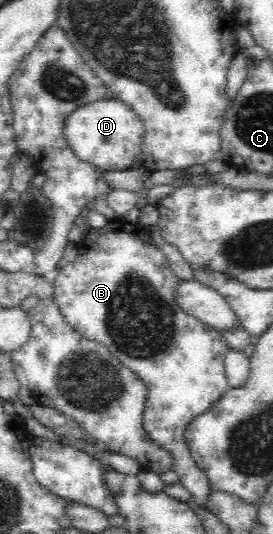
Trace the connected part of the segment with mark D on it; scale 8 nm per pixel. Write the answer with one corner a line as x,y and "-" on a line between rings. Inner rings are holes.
102,99
84,104
66,116
64,136
68,147
81,162
92,164
103,171
125,171
142,154
142,119
120,99

